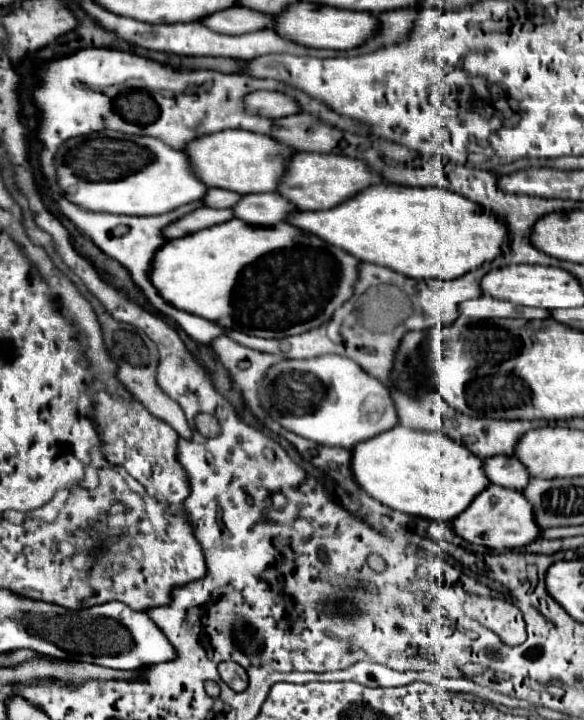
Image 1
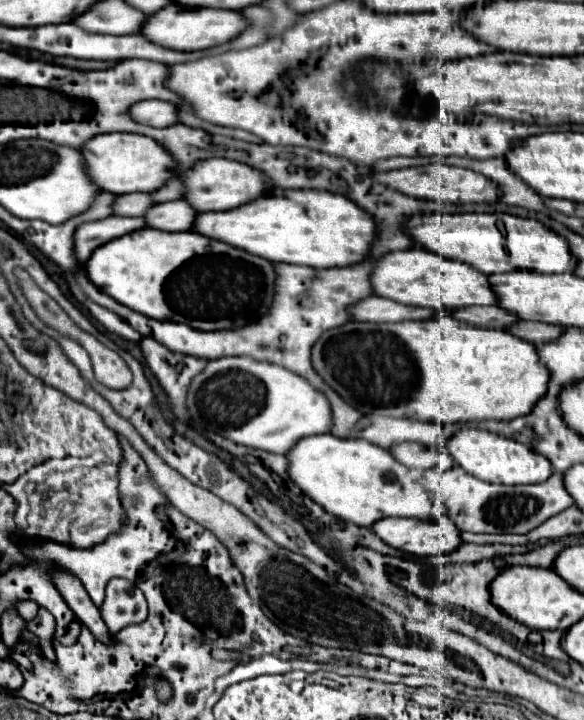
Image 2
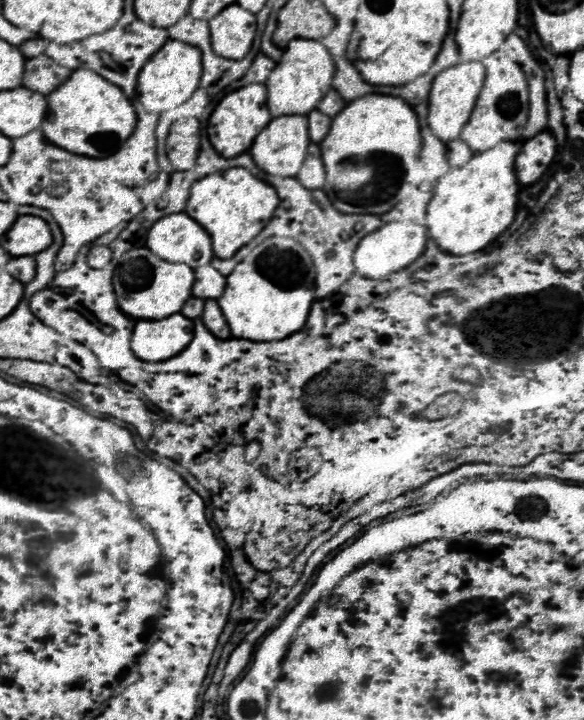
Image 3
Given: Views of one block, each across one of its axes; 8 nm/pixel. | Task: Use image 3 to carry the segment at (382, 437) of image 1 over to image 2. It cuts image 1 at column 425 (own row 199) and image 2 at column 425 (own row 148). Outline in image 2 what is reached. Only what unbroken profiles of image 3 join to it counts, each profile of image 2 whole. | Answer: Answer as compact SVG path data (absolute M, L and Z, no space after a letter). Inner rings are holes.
M332 434L302 438L288 452L288 472L294 484L320 504L326 512L352 522L356 526L372 526L390 516L406 516L426 520L430 516L432 498L418 482L418 474L396 462L390 450L374 446L366 440L344 440Z

